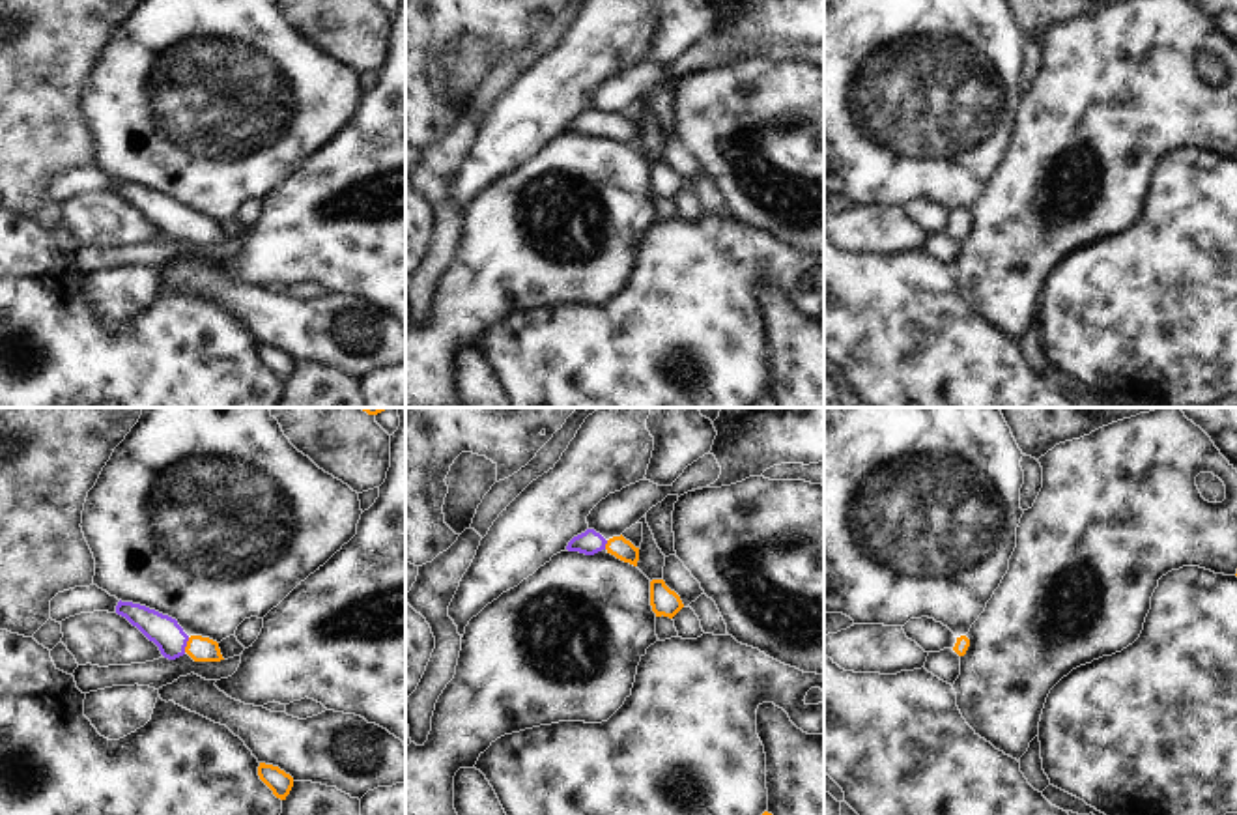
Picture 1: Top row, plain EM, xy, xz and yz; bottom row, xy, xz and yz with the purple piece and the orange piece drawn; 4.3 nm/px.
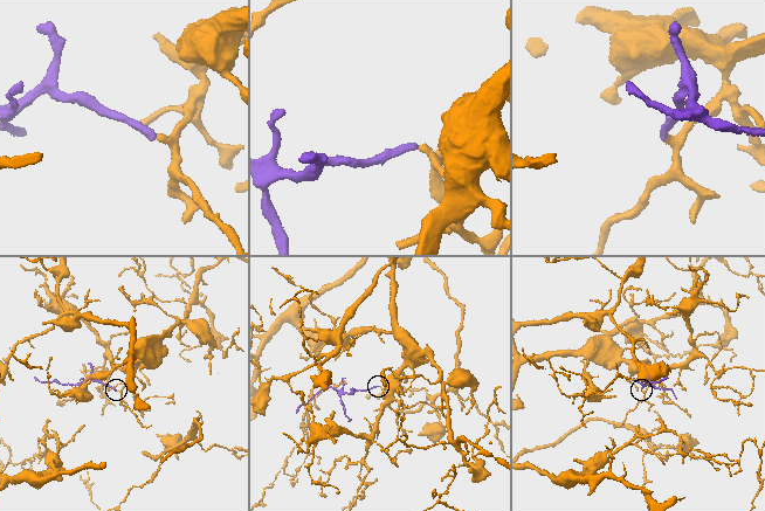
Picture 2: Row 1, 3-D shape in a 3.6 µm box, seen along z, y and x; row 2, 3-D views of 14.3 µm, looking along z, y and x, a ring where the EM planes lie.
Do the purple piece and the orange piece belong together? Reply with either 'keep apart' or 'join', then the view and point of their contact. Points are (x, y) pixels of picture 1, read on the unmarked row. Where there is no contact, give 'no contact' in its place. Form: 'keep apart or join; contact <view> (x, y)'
join; contact xy (185, 227)

